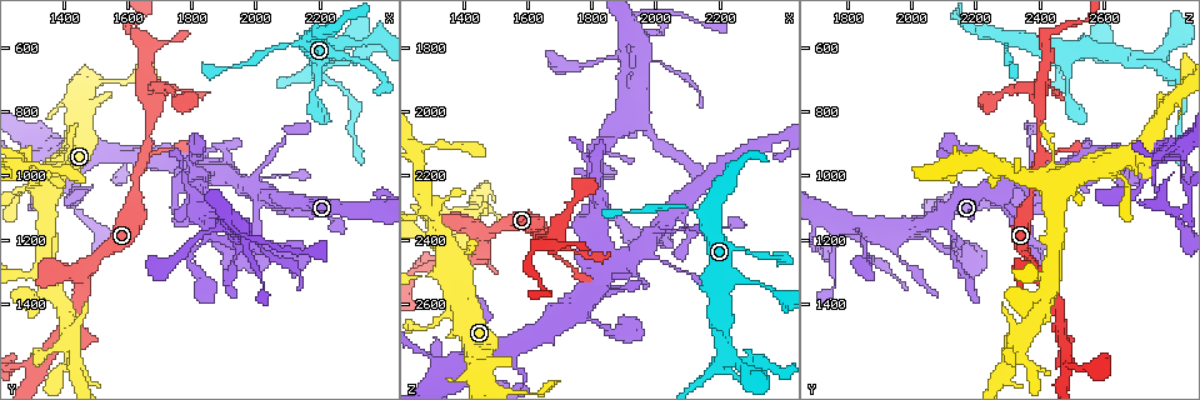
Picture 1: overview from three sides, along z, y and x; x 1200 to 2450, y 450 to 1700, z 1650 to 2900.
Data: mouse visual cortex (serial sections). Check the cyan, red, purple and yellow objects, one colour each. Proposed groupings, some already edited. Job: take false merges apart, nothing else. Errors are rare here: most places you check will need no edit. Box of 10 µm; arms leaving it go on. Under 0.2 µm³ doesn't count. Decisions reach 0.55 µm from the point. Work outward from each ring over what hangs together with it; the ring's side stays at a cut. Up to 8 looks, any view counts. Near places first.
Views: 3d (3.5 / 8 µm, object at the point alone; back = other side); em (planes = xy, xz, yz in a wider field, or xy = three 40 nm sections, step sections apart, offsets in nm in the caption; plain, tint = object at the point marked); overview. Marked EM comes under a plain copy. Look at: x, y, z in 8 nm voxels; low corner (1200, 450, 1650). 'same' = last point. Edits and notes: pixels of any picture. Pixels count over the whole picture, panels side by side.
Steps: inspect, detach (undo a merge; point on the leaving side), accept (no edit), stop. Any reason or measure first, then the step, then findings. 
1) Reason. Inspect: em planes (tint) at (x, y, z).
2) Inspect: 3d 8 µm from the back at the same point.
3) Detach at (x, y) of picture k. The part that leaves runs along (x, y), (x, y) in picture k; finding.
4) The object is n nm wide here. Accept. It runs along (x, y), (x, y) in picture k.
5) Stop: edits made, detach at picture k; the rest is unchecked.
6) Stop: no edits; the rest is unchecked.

Four or more arms meet. Inspect: 3d 3.5 µm at (1350, 1020, 2410).

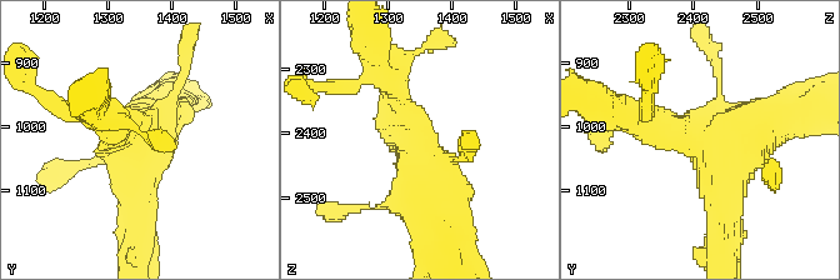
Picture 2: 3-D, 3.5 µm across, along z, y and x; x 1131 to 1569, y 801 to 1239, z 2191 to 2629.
Accept. It runs along (784, 115), (720, 149), (720, 238) in picture 2; all the same cell.

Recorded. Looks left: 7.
Arms run side by side. Inspect: 3d 8 µm at (2220, 650, 2720).

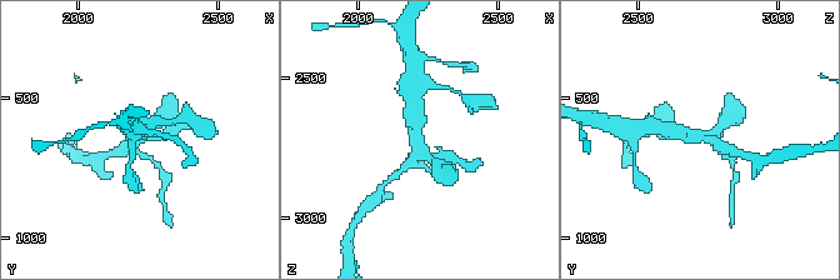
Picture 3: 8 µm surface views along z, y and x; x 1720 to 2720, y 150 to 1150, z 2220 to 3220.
4 arms meet here; the arms are 200, 250, 300, 350 nm wide. Inspect: em xy step 1 (tint) at the same point.

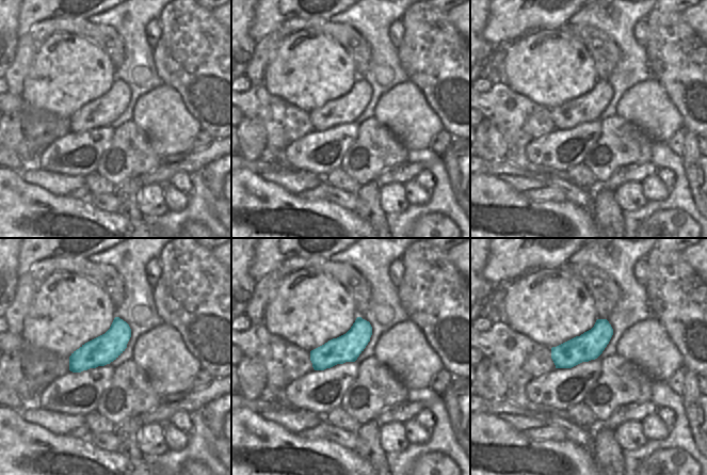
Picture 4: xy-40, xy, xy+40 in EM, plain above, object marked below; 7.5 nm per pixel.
Accept. It runs along (415, 108), (419, 141), (440, 165) in picture 3; continuous, no second cell.

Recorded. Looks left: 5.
Three-way junction. Inspect: 3d 8 µm at (1860, 980, 2480).

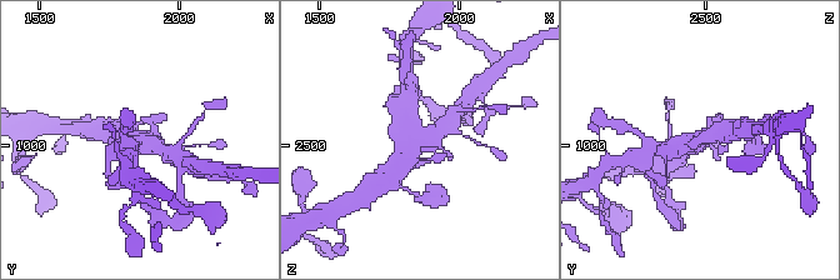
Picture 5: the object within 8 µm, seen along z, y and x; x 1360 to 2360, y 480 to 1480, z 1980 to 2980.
Now the EM. Inspect: em planes (tint) at the same point.

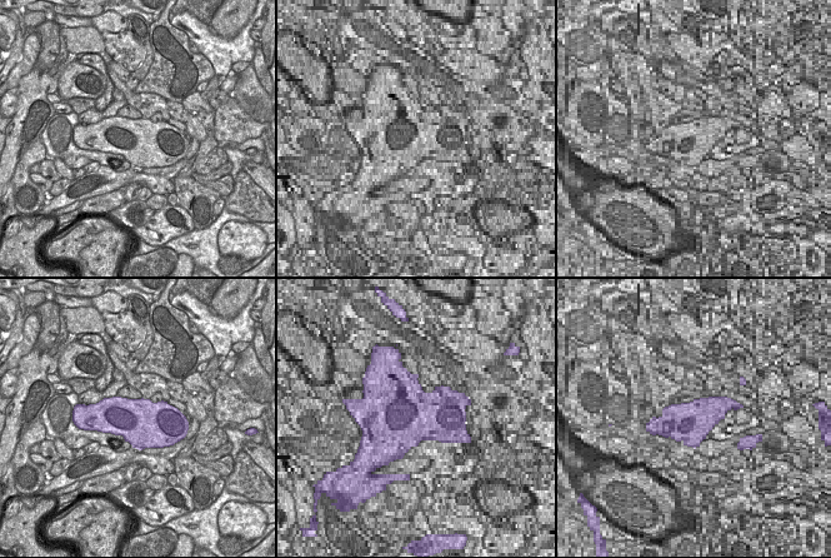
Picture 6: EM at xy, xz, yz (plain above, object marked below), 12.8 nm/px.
Accept. It runs along (449, 120), (420, 138), (406, 106) in picture 5; one cell here.

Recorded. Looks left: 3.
Stop: no edits; the rest is unchecked.

